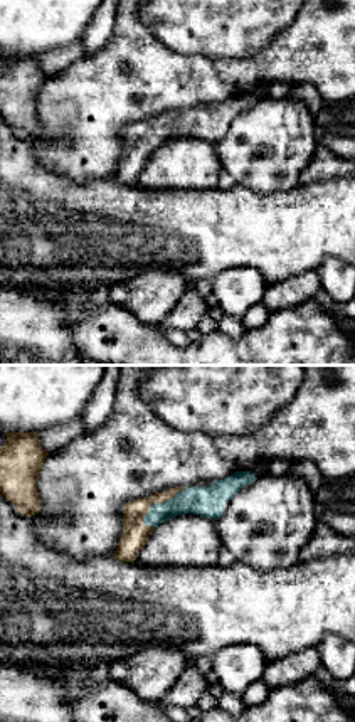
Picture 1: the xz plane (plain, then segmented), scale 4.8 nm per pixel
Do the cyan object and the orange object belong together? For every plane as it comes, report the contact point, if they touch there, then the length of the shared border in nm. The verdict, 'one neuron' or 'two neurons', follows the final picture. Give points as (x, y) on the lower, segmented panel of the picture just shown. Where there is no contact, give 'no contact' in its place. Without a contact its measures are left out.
(160, 504) | 280 nm

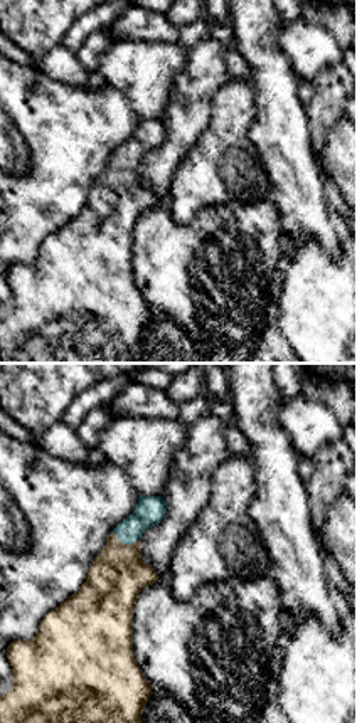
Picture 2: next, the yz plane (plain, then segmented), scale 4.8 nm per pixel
(125, 543) | 130 nm

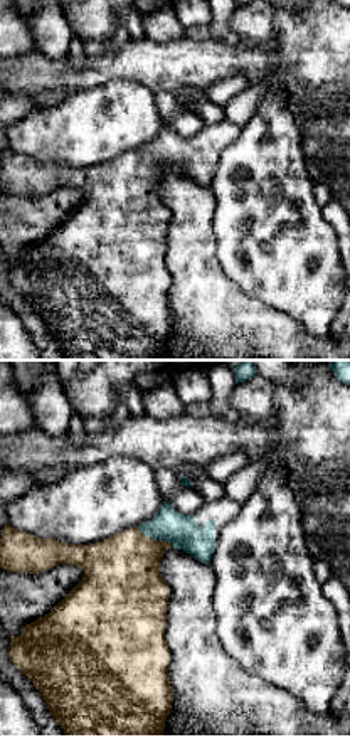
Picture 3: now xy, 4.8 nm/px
(155, 539) | 200 nm

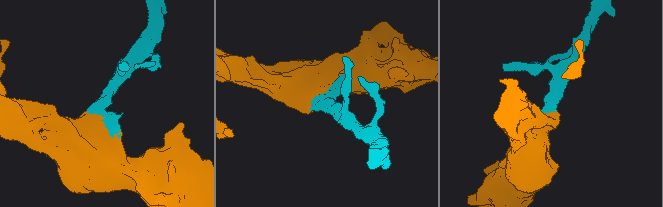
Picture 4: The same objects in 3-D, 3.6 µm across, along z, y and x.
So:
one neuron

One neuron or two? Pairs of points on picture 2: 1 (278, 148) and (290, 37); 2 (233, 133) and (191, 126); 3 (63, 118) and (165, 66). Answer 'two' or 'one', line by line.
1: two
2: two
3: two

